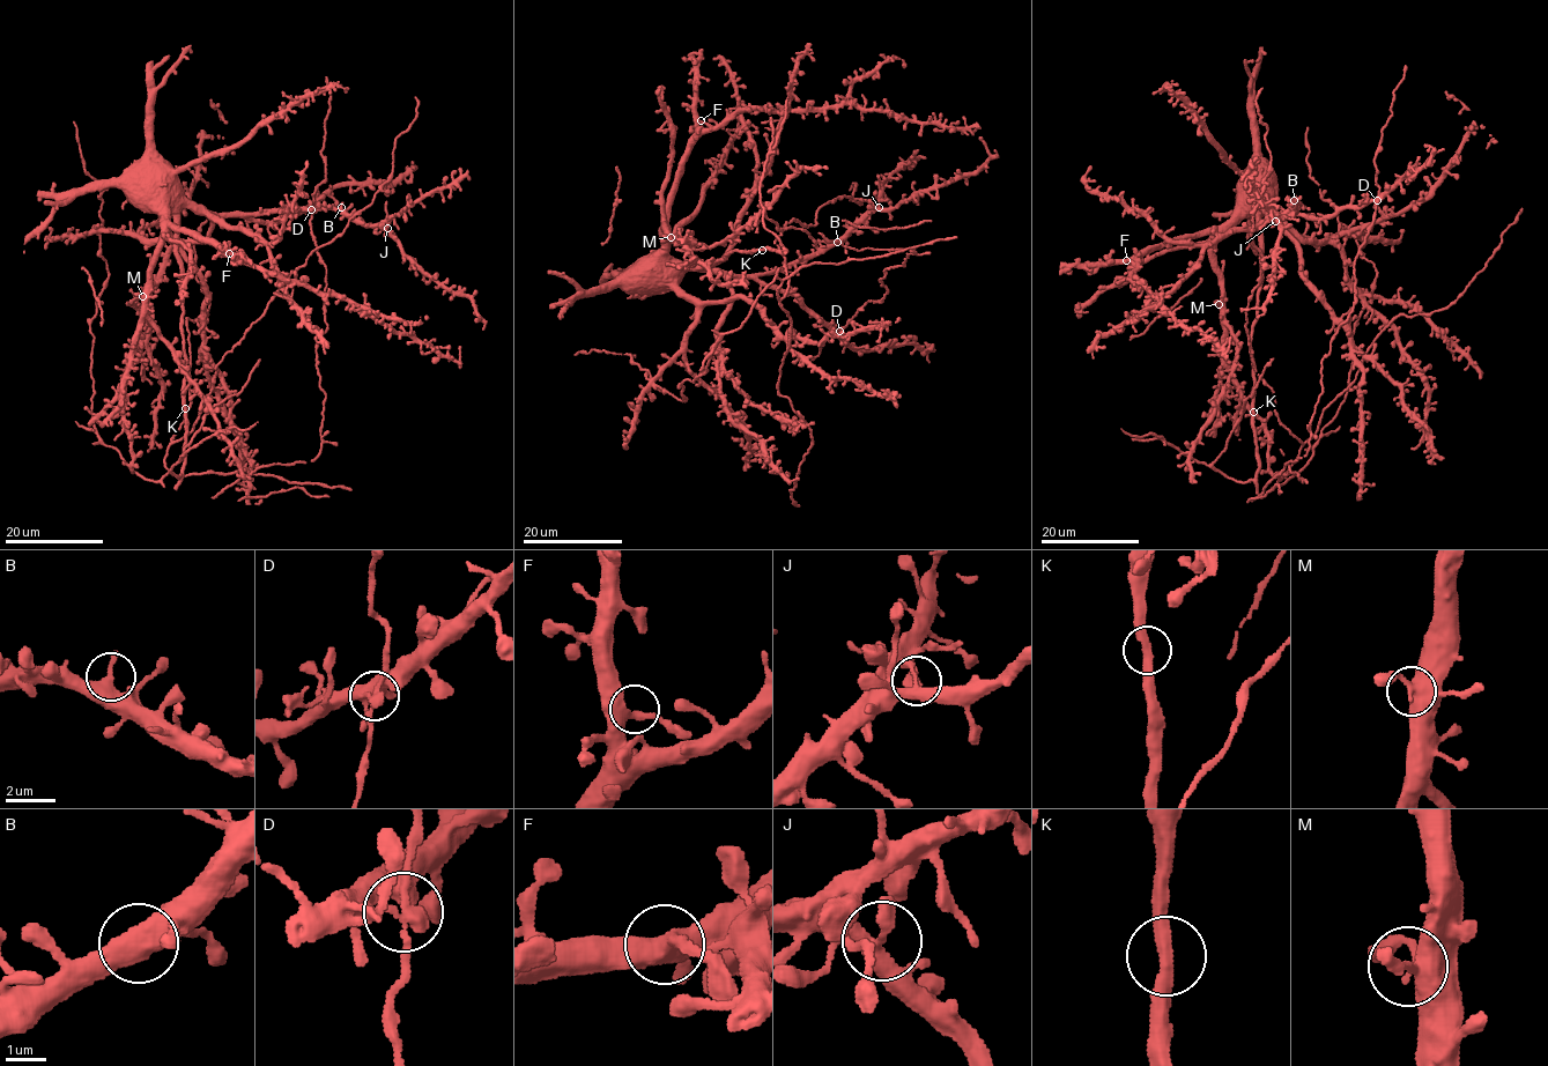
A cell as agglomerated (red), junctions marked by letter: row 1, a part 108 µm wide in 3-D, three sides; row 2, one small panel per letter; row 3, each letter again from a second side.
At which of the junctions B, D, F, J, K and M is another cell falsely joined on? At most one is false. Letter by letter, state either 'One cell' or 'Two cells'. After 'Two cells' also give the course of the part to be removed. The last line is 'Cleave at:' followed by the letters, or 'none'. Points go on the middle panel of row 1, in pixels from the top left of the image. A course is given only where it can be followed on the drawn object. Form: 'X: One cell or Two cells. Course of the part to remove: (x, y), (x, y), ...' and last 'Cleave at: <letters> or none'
B: One cell
D: One cell
F: One cell
J: One cell
K: One cell
M: One cell
Cleave at: none

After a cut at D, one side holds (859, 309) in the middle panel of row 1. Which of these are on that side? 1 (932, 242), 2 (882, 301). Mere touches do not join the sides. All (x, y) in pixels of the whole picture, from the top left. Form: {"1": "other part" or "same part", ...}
{"1": "other part", "2": "same part"}

